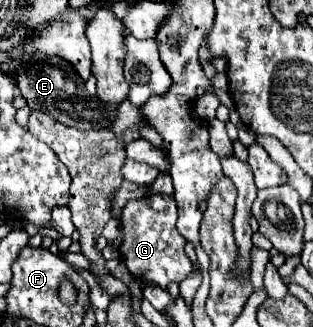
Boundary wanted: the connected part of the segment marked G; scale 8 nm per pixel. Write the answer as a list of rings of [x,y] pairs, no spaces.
[[[168,194],[144,196],[136,202],[128,202],[120,216],[124,242],[120,246],[120,256],[132,276],[140,282],[156,284],[168,290],[170,282],[182,282],[192,274],[192,262],[184,252],[186,240],[176,230],[176,202]]]

